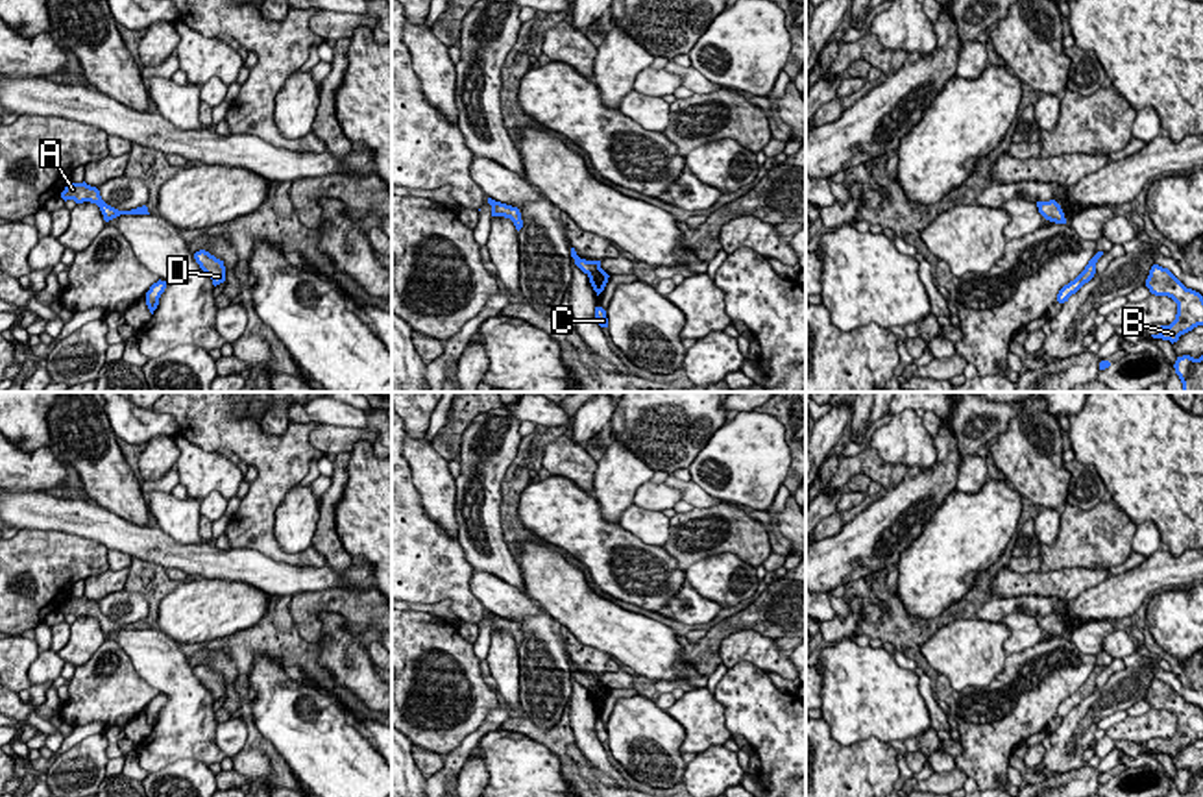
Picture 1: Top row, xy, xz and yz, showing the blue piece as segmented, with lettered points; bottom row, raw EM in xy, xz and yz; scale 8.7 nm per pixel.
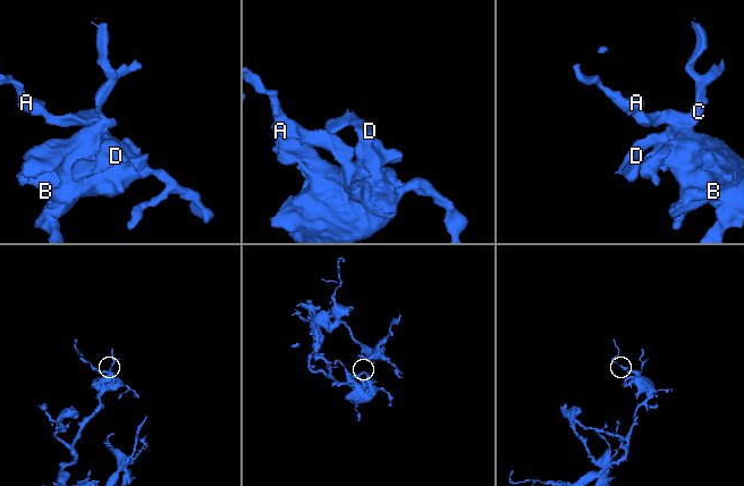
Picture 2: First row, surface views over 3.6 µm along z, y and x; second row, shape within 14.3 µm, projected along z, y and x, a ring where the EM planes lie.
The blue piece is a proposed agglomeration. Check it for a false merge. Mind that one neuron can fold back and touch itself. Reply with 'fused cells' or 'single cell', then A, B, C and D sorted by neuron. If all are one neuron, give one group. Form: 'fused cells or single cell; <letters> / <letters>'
single cell; A B C D

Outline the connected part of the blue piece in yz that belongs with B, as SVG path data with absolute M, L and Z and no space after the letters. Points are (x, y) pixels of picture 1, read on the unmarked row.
M1153 679L1146 693L1146 701L1155 710L1168 710L1177 717L1175 734L1170 740L1160 740L1153 753L1179 754L1181 749L1203 740L1203 710L1186 703L1168 682Z

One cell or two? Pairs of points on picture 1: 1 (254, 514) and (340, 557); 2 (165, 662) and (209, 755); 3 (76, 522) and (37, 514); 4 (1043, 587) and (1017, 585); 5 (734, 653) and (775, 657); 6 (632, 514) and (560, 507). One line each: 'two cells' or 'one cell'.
1: two cells
2: one cell
3: one cell
4: one cell
5: one cell
6: two cells

